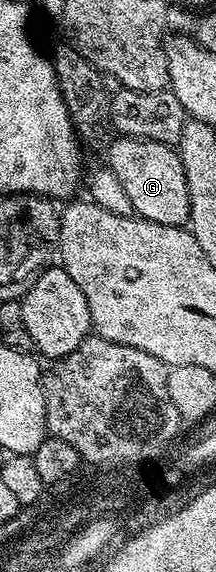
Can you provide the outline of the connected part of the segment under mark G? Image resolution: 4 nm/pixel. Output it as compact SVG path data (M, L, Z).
M131 136L111 139L108 167L120 180L135 213L143 220L181 228L190 223L190 195L182 158L171 145L137 140Z

